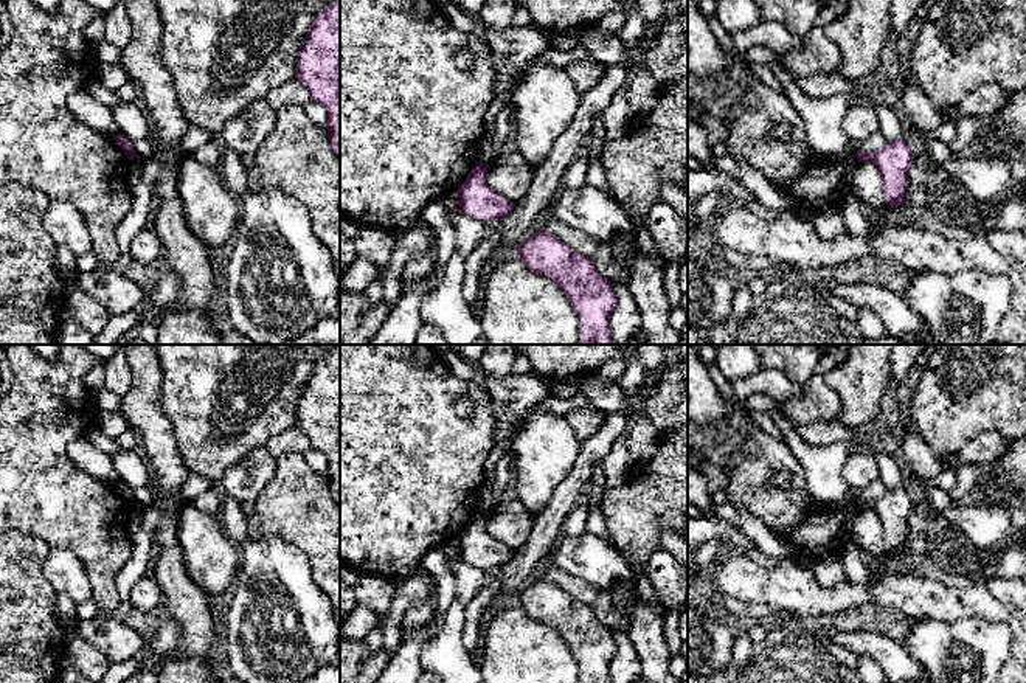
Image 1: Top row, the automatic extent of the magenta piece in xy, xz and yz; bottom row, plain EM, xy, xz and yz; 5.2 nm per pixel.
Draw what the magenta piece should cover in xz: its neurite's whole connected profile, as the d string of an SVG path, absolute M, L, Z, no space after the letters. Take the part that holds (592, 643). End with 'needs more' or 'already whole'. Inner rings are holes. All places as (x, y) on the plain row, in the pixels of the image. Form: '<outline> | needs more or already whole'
M543 577L522 588L514 601L531 619L560 633L579 666L579 683L610 683L615 636L590 605Z | already whole

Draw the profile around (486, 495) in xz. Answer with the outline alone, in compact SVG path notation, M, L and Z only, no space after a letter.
M494 478L487 480L481 486L478 511L487 515L492 508L492 501L494 501Z

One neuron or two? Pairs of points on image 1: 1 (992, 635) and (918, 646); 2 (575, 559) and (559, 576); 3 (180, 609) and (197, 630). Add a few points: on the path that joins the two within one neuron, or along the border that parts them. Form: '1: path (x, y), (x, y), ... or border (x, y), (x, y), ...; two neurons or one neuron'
1: path (974, 635), (952, 634), (941, 644), (936, 644); one neuron
2: border (553, 562), (598, 587); two neurons
3: path (185, 613), (197, 626); one neuron

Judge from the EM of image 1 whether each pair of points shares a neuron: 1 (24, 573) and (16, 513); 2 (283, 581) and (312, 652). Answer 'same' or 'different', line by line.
1: different
2: same

